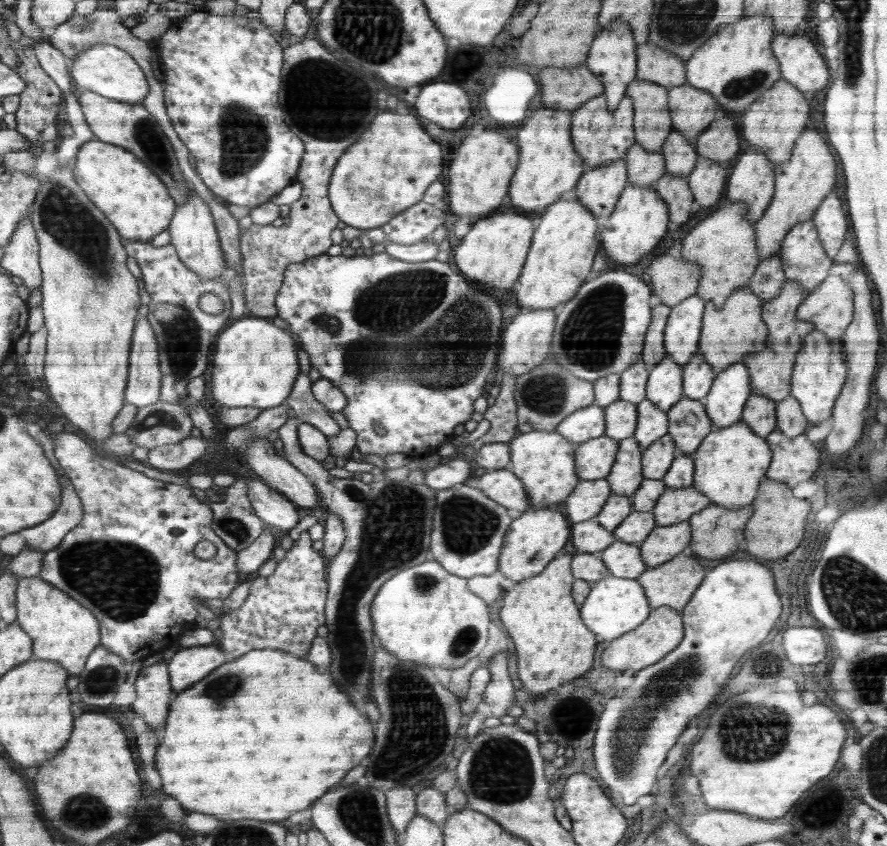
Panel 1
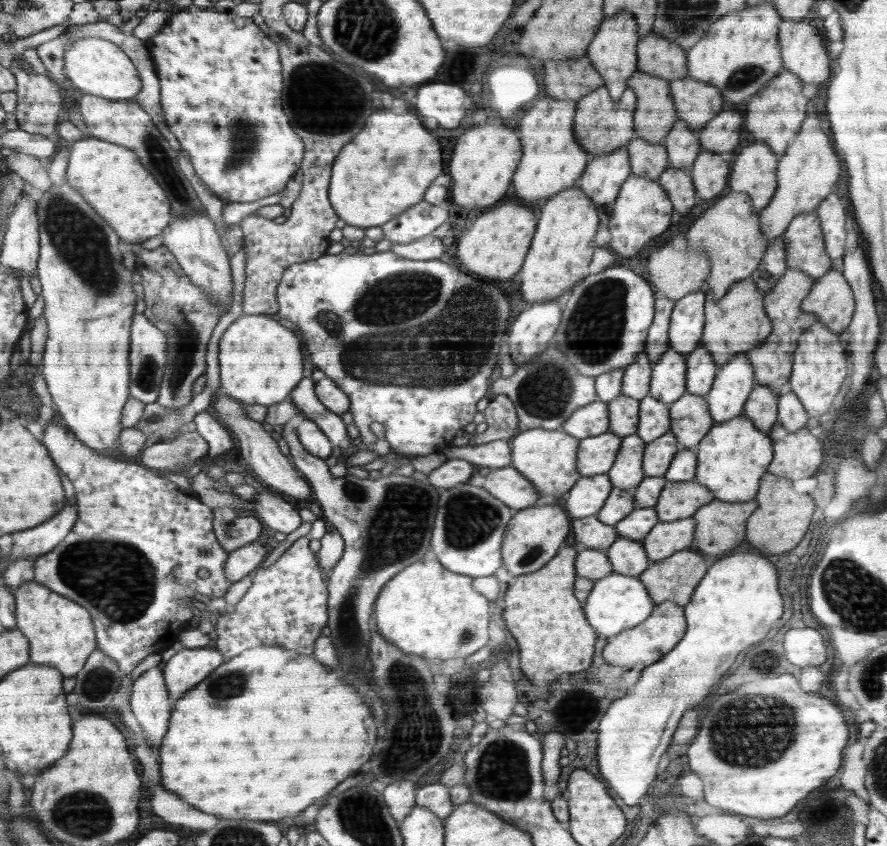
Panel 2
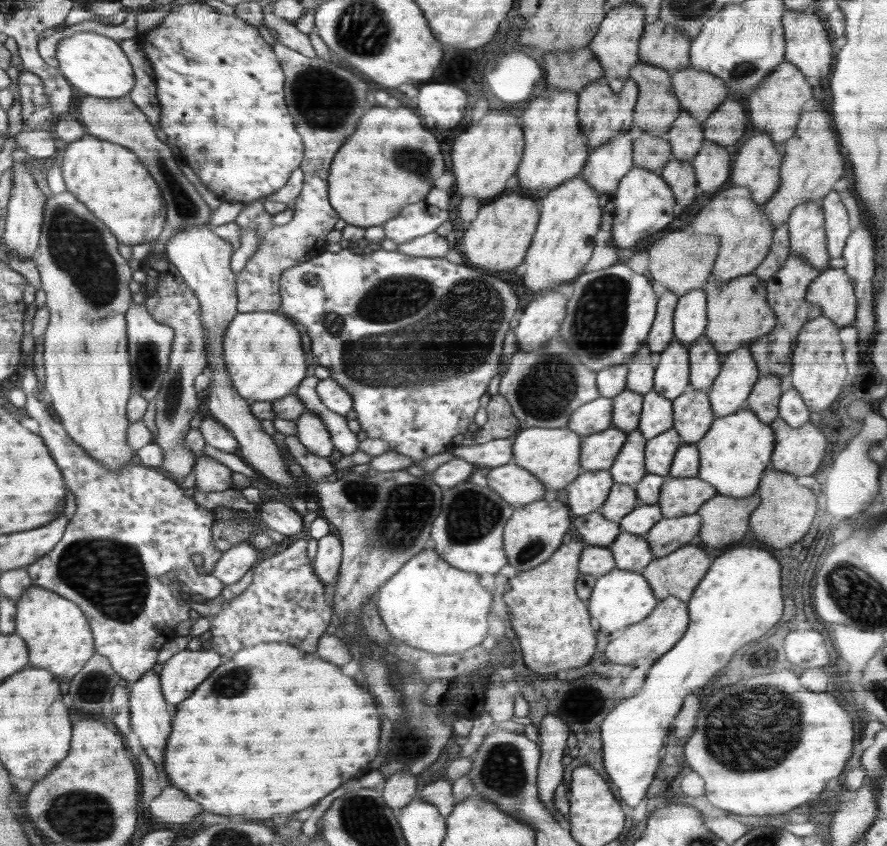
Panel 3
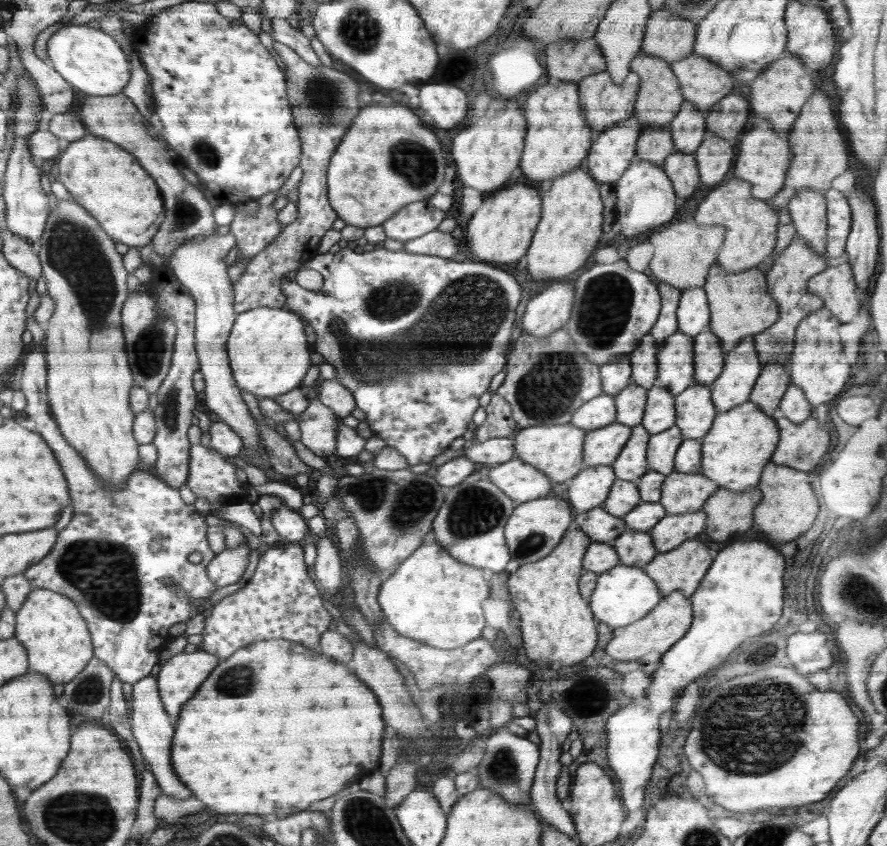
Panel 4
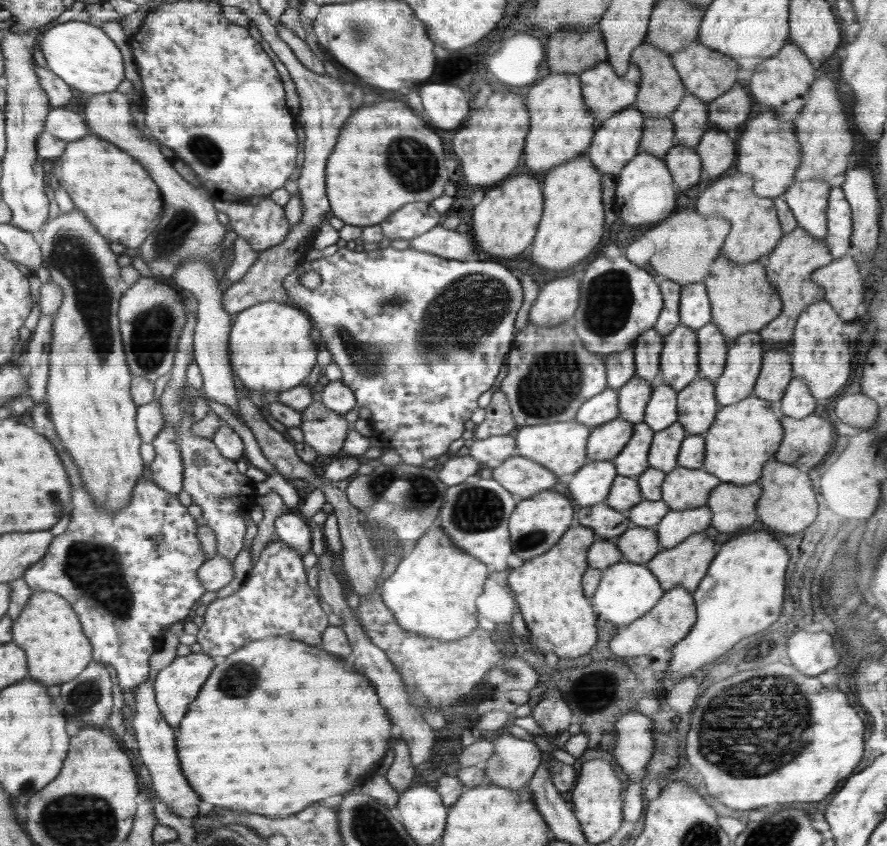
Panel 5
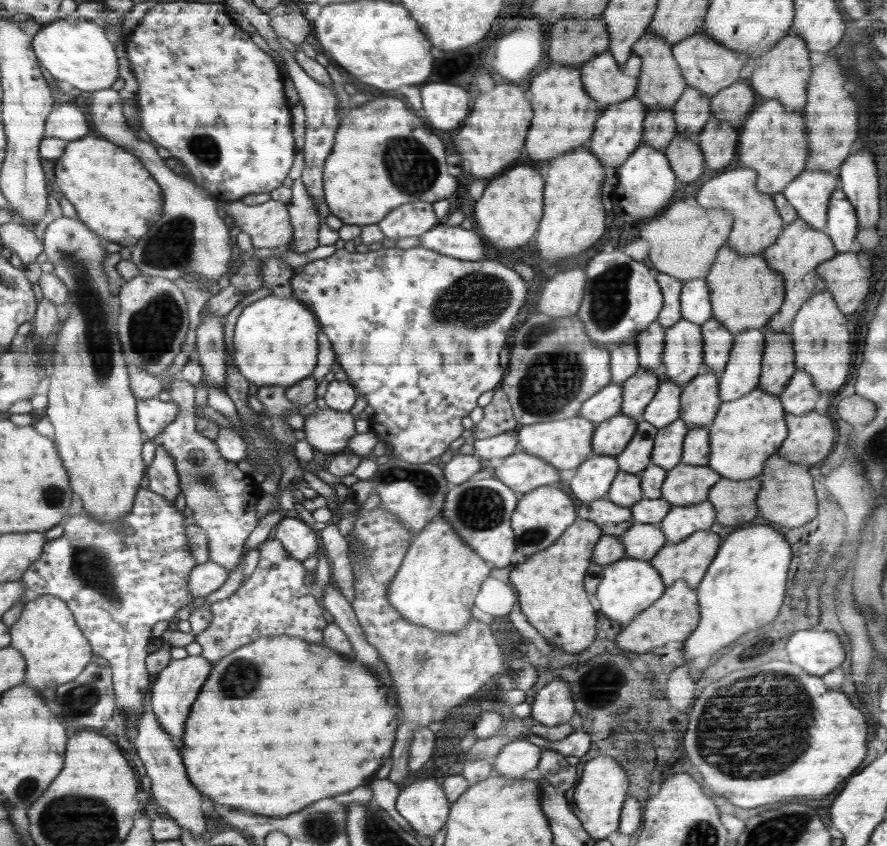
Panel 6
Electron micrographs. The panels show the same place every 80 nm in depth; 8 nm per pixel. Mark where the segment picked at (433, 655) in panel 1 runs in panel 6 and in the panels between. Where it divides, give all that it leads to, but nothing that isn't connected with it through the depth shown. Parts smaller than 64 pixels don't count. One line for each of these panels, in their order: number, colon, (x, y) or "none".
2: (426, 610)
3: (430, 605)
4: (433, 597)
5: (434, 591)
6: (441, 575)

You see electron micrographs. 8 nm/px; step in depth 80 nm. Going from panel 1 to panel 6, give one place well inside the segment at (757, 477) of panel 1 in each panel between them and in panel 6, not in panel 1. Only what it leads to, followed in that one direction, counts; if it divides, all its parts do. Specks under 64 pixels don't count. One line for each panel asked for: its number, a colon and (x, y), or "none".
2: (733, 456)
3: (736, 450)
4: (741, 442)
5: (745, 435)
6: (745, 432)

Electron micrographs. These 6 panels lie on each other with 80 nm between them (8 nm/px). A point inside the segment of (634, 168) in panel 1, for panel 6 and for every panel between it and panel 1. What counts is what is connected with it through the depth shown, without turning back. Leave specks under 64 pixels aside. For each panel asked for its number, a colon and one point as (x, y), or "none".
2: (649, 160)
3: (650, 152)
4: (655, 144)
5: (658, 136)
6: (660, 126)

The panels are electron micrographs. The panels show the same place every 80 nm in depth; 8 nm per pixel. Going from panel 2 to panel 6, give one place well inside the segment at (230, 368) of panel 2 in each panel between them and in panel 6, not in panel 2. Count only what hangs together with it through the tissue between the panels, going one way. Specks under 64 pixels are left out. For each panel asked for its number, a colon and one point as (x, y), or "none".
3: (262, 350)
4: (268, 351)
5: (270, 346)
6: (274, 339)

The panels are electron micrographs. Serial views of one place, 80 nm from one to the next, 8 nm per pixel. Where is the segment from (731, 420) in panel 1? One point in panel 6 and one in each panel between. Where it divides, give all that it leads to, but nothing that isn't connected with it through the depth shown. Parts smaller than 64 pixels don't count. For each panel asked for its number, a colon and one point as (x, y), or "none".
2: (730, 390)
3: (727, 395)
4: (742, 366)
5: (744, 357)
6: (741, 374)

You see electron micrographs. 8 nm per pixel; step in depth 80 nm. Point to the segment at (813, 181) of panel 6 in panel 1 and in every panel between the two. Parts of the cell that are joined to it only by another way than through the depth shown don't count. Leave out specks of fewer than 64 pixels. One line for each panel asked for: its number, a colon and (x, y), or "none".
1: (803, 257)
2: (805, 250)
3: (806, 225)
4: (808, 210)
5: (807, 199)

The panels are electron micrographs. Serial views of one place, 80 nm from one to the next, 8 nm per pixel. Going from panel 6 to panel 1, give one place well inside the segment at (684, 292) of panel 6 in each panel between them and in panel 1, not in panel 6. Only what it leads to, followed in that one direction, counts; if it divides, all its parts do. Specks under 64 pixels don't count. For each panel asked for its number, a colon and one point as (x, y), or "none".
1: (682, 333)
2: (687, 324)
3: (689, 321)
4: (693, 314)
5: (695, 309)

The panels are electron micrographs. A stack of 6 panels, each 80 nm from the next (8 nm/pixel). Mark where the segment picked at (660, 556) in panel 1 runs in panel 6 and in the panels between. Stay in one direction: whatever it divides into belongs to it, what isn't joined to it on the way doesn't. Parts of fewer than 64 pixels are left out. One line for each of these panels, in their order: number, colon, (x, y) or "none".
2: (666, 538)
3: (670, 534)
4: (674, 529)
5: (678, 525)
6: (681, 521)

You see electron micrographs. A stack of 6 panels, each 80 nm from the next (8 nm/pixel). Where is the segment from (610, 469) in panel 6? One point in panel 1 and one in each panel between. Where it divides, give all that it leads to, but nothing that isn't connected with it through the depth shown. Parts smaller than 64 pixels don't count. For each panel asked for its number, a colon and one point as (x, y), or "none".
1: (586, 501)
2: (586, 498)
3: (587, 493)
4: (590, 488)
5: (591, 484)

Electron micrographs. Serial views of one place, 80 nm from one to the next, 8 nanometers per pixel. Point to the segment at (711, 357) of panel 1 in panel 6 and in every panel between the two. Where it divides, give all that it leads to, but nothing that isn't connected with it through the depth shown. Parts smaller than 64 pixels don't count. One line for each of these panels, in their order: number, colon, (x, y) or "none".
2: (737, 322)
3: (738, 314)
4: (740, 305)
5: (742, 300)
6: (744, 293)

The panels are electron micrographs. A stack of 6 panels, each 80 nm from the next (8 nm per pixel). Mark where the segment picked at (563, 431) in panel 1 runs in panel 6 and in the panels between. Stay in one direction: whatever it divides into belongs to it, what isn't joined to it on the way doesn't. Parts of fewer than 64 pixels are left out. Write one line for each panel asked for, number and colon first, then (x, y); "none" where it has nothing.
2: (591, 420)
3: (594, 417)
4: (601, 411)
5: (605, 407)
6: (607, 403)

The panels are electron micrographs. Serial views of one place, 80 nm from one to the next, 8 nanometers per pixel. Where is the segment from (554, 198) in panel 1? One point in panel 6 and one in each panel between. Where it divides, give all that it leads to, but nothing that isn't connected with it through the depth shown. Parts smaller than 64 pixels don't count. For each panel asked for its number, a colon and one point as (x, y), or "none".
2: (554, 160)
3: (556, 149)
4: (560, 137)
5: (562, 129)
6: (564, 113)

